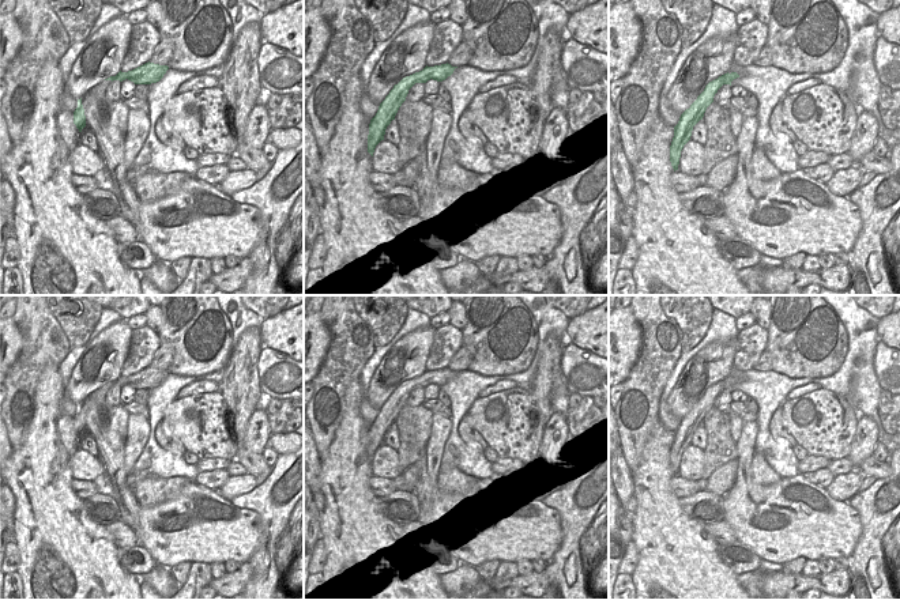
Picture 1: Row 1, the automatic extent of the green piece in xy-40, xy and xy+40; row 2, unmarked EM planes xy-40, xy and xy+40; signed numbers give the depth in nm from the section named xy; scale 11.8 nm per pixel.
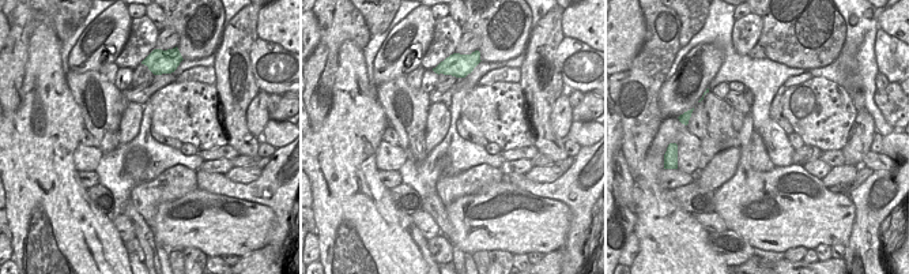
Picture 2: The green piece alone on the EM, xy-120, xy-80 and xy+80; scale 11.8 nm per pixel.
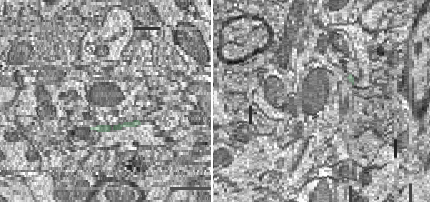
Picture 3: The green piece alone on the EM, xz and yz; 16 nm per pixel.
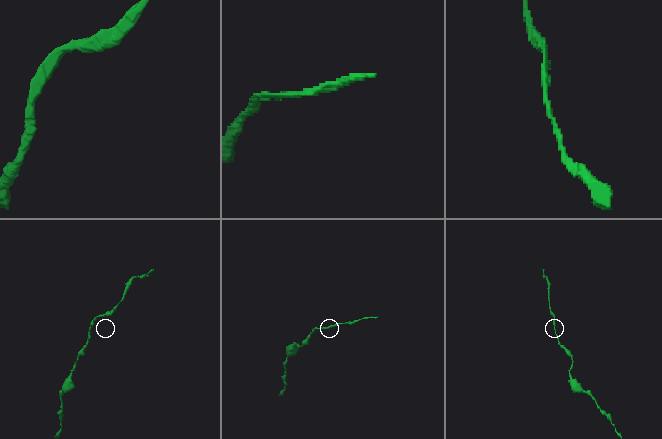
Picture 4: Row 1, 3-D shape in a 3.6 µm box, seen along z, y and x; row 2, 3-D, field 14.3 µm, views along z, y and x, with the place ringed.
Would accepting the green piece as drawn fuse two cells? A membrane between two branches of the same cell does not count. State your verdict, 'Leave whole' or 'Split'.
Leave whole.

